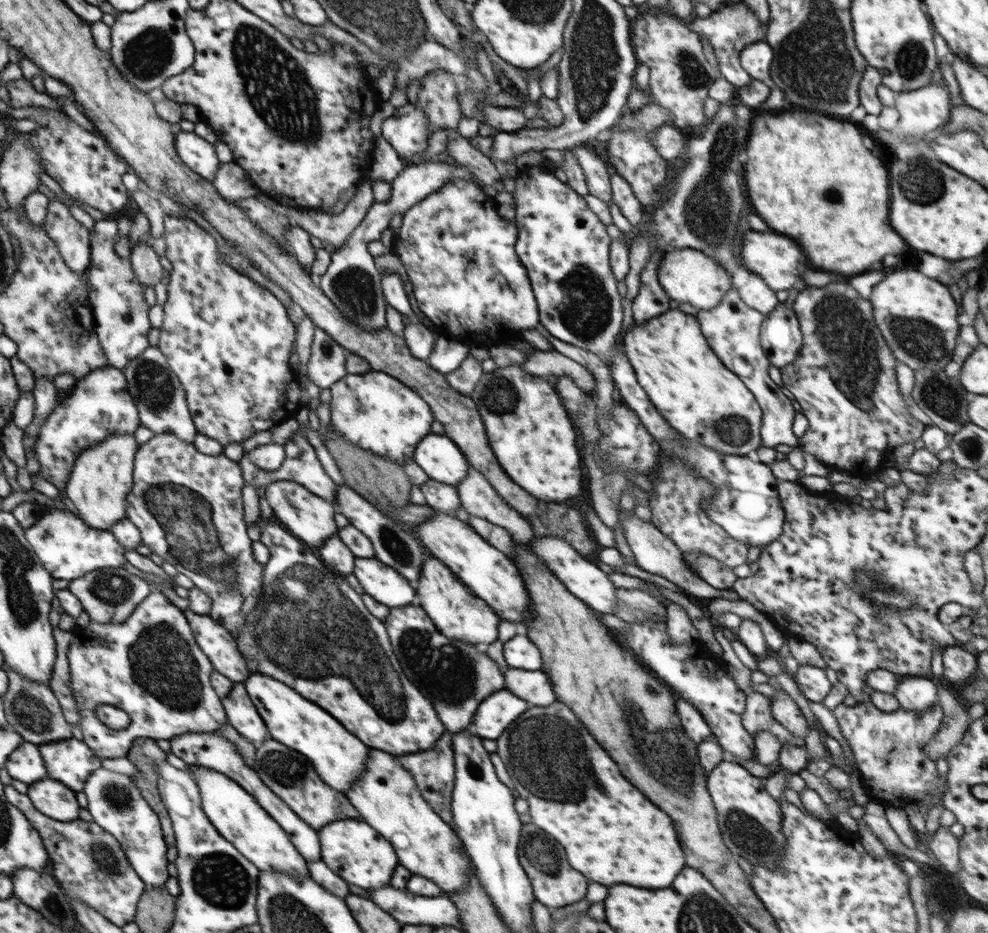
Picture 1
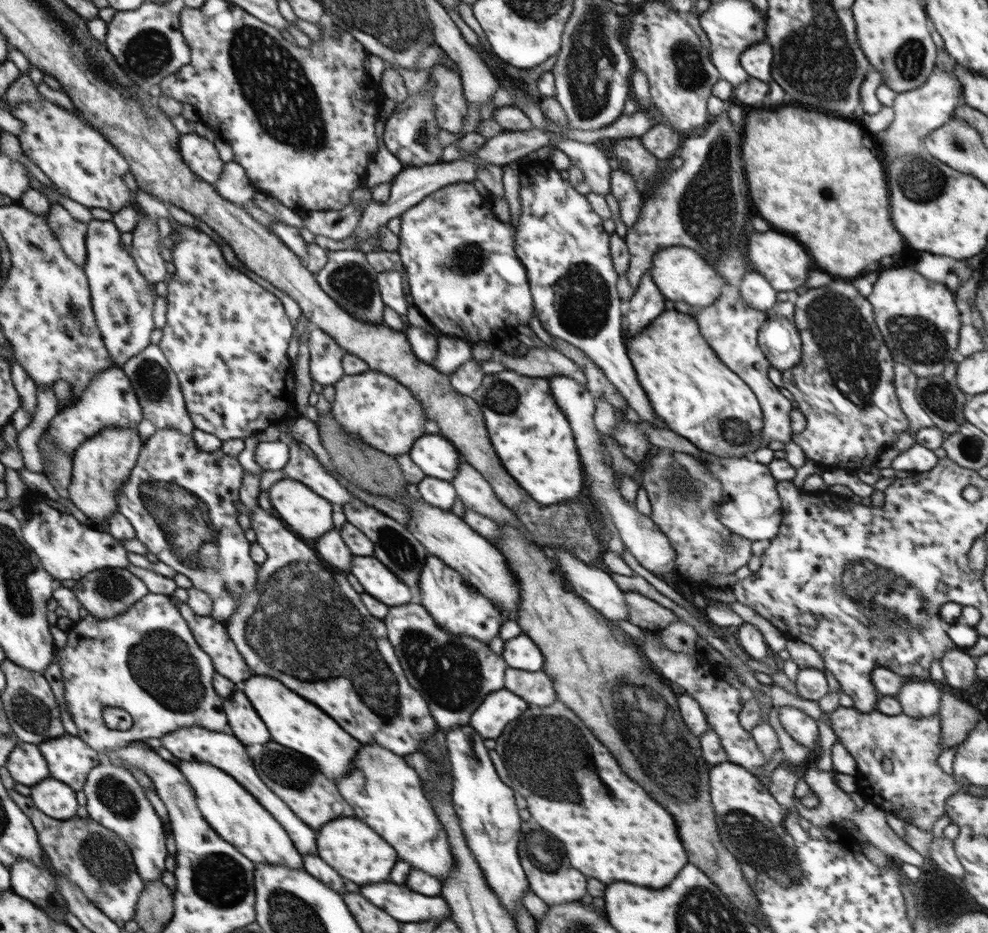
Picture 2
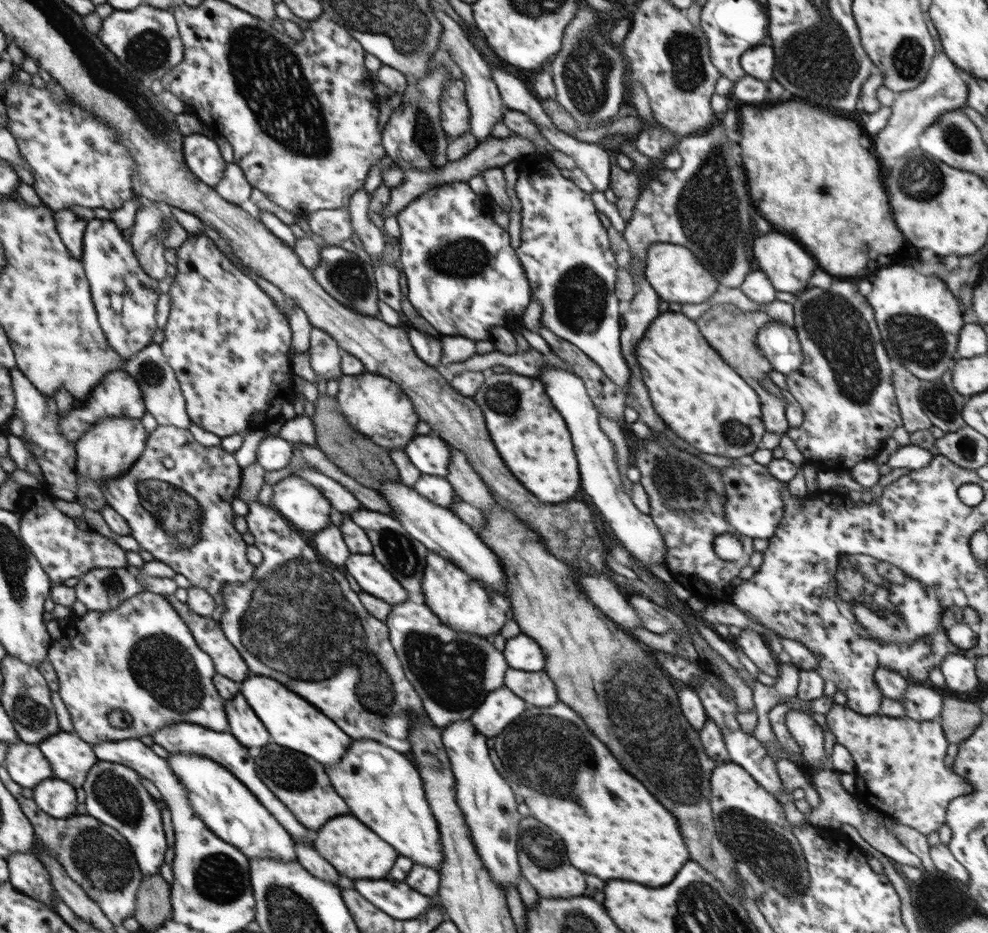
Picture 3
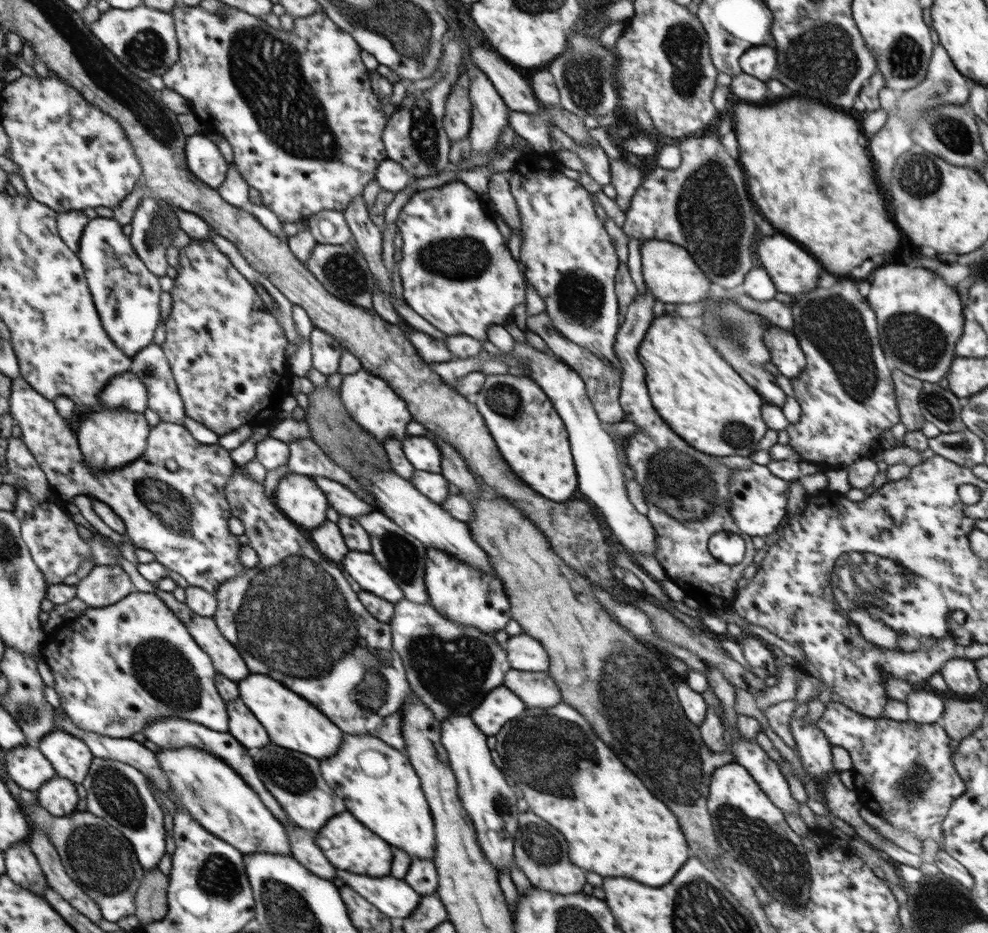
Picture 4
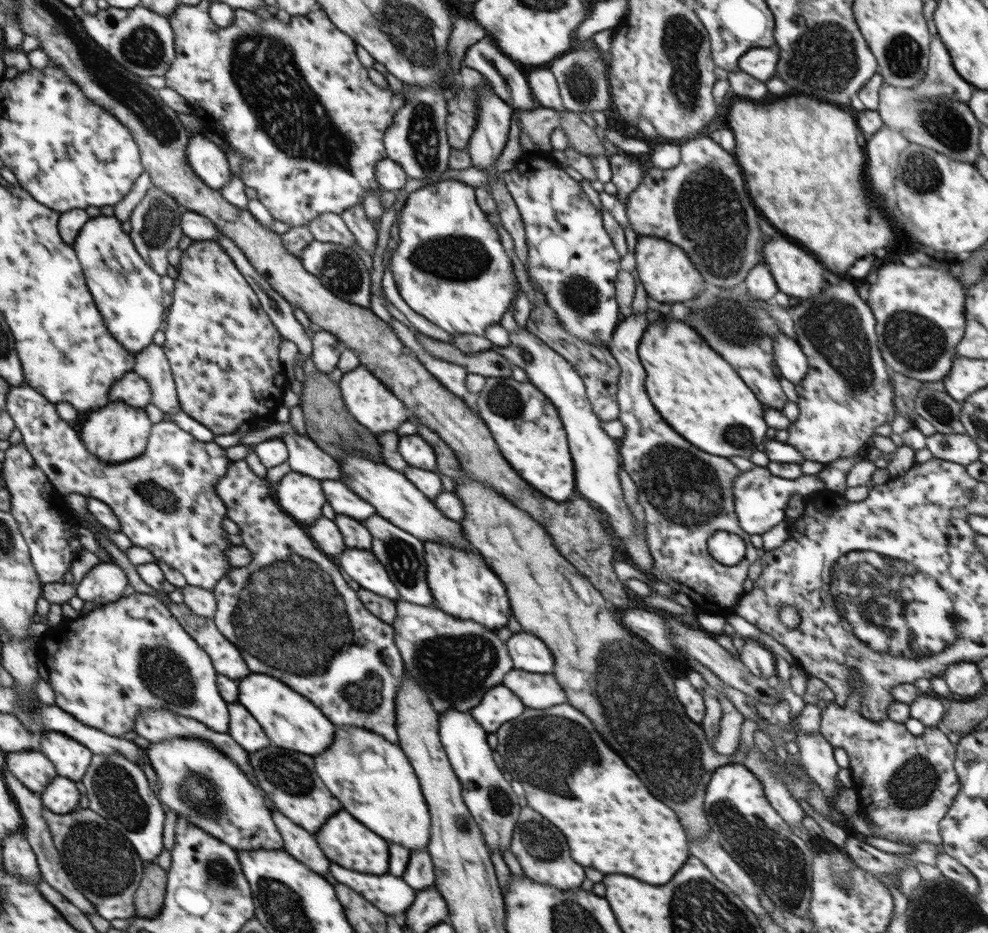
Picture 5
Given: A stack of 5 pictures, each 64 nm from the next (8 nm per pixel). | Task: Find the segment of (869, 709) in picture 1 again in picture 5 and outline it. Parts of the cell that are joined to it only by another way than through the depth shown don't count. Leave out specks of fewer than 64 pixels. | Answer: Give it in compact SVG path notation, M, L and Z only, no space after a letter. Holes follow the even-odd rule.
M828 702L826 709L821 712L821 722L819 731L824 735L824 738L830 742L833 748L842 748L848 754L849 757L849 769L852 771L852 782L854 782L853 789L859 796L859 804L862 806L861 812L870 819L870 821L876 826L876 831L872 830L873 836L886 838L886 840L896 841L900 838L906 838L911 840L916 845L920 842L930 842L935 845L942 845L942 837L940 834L940 821L944 819L948 809L951 807L955 796L958 794L961 788L961 782L958 778L957 772L954 768L954 762L956 758L956 746L949 741L947 732L943 727L926 728L921 735L914 735L910 733L905 724L896 723L892 720L886 719L882 722L873 722L862 718L859 712L850 711L844 707L840 708L834 702Z

